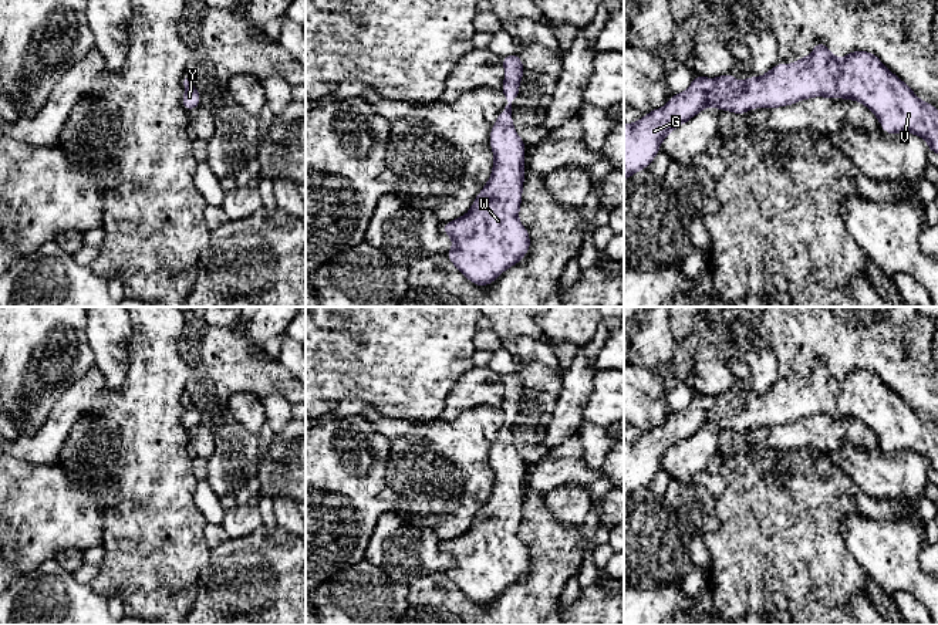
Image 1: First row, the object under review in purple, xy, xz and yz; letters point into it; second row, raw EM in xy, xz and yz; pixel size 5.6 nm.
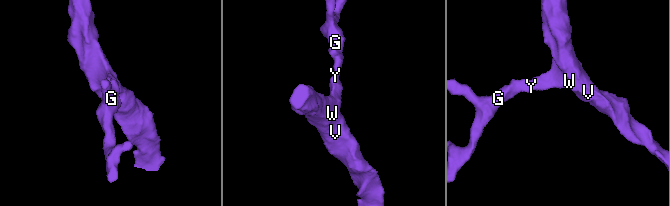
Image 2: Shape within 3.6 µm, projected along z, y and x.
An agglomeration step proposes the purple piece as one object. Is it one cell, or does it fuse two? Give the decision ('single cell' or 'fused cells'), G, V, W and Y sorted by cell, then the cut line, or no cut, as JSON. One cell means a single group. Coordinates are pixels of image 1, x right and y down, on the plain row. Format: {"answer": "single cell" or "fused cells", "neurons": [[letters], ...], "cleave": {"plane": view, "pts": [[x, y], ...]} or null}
{"answer": "single cell", "neurons": [["G", "V", "W", "Y"]], "cleave": null}

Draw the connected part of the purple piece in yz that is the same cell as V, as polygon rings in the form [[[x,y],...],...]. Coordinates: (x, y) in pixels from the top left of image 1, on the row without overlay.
[[[819,359],[806,376],[799,376],[790,384],[780,379],[765,393],[739,398],[733,392],[716,396],[695,393],[688,408],[675,411],[667,423],[645,432],[634,442],[624,440],[624,499],[649,486],[659,472],[661,460],[705,425],[742,433],[753,426],[782,426],[814,415],[857,419],[877,435],[885,452],[914,452],[925,457],[931,470],[938,472],[938,428],[932,422],[921,419],[875,372],[858,368],[837,376]]]

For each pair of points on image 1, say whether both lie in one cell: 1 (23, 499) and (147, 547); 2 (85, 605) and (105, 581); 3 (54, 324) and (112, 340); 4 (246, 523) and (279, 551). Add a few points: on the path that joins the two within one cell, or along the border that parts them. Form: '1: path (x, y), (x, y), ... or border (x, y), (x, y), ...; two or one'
1: border (95, 497), (107, 509), (105, 531), (100, 544); two
2: border (87, 584), (101, 594), (115, 595), (124, 610); two
3: border (85, 321), (85, 338), (95, 362); two
4: border (262, 524), (246, 534), (230, 539); two

